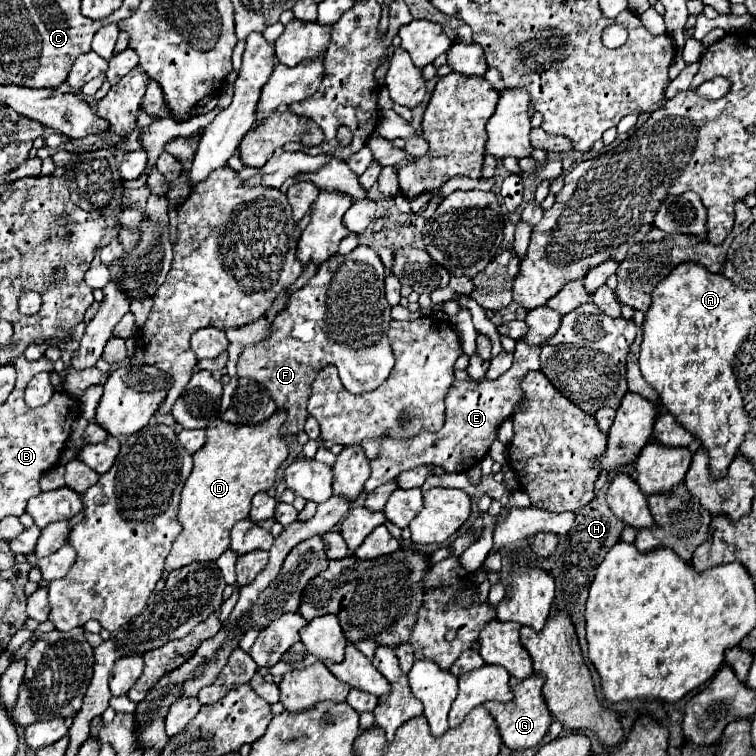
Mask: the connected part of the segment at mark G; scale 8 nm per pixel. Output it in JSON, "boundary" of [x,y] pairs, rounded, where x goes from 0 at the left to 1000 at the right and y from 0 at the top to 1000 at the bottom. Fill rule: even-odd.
{"boundary":[[[706,892],[701,897],[693,897],[693,899],[685,899],[685,897],[675,897],[675,910],[680,915],[680,923],[675,929],[643,929],[640,937],[648,939],[648,944],[653,947],[656,958],[659,958],[659,966],[661,966],[661,974],[664,974],[664,981],[675,989],[675,992],[696,992],[696,989],[704,989],[704,987],[712,987],[717,981],[717,976],[722,974],[725,963],[728,963],[728,955],[730,955],[730,947],[728,947],[728,939],[722,937],[722,926],[717,921],[717,905],[720,905],[720,897]]]}

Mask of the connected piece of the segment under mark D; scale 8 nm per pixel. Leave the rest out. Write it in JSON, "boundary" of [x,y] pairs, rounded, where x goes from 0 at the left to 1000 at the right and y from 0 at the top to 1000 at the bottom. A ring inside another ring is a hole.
{"boundary":[[[365,542],[347,561],[304,561],[288,553],[272,566],[272,587],[257,601],[257,622],[241,648],[235,688],[243,701],[220,738],[220,757],[257,741],[288,741],[302,728],[307,696],[328,685],[333,656],[360,646],[368,619],[381,606],[381,590],[370,577],[376,558],[378,542]]]}

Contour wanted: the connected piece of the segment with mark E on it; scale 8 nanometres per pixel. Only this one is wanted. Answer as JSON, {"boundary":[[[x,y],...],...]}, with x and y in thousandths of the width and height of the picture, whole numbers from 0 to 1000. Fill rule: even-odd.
{"boundary":[[[685,450],[680,463],[680,481],[675,492],[664,495],[656,503],[601,503],[598,513],[590,524],[590,561],[579,571],[558,571],[545,582],[505,582],[505,603],[492,608],[492,627],[481,643],[481,651],[492,651],[495,646],[521,635],[529,624],[542,622],[548,616],[582,616],[590,624],[616,624],[627,614],[632,614],[648,595],[656,582],[659,566],[667,556],[672,556],[680,542],[693,532],[688,505],[696,500],[696,492],[714,489],[714,458],[701,458],[693,450]]]}

